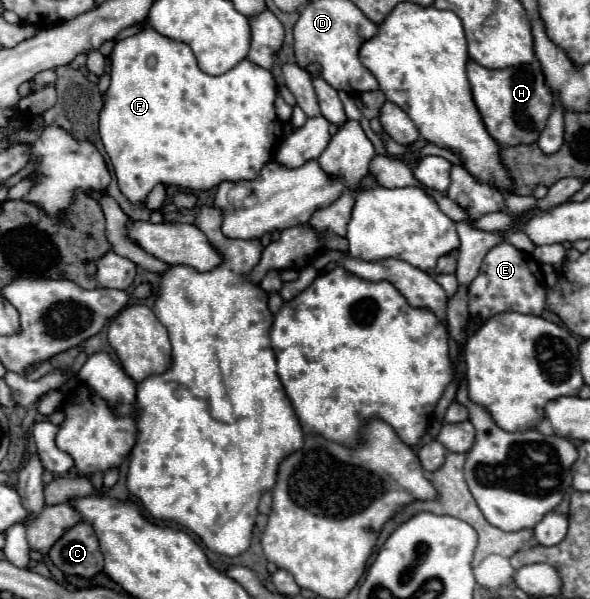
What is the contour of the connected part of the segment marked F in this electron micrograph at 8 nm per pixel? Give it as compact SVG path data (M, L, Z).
M146 26L144 30L140 30L138 34L124 38L116 44L114 48L114 56L112 56L112 72L110 72L110 88L104 94L104 104L102 104L102 112L100 112L100 120L98 120L98 132L104 144L106 154L110 156L110 162L114 166L114 174L118 180L118 188L120 192L132 202L132 204L142 204L146 200L146 196L152 192L152 188L156 184L162 186L180 186L180 188L190 188L190 190L210 190L214 186L218 186L220 182L240 182L240 180L256 180L262 172L262 168L272 160L278 144L282 142L282 122L278 120L276 112L274 112L274 100L276 100L276 84L272 74L268 74L264 68L252 64L250 60L242 60L238 66L234 66L232 70L228 70L226 74L220 76L210 76L206 72L200 70L194 52L190 50L188 44L166 38L162 34L158 34L156 30L152 30L150 26Z

